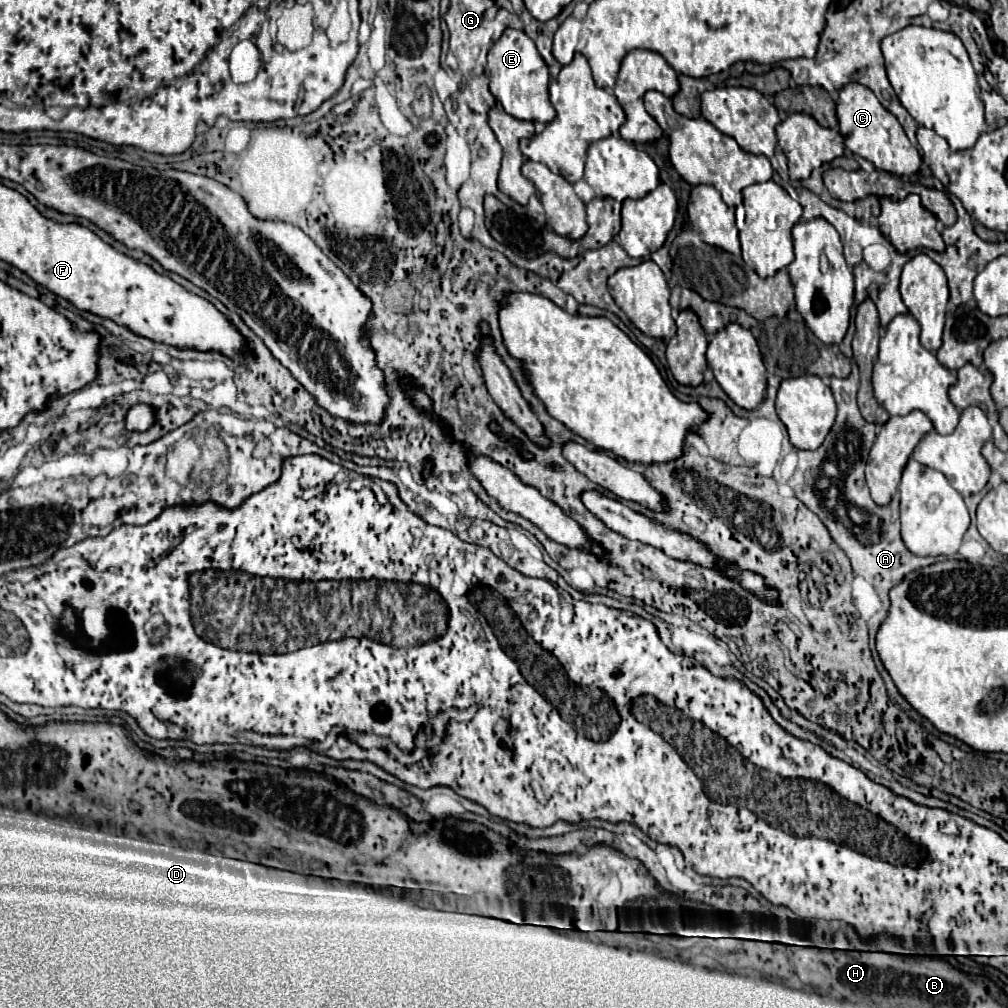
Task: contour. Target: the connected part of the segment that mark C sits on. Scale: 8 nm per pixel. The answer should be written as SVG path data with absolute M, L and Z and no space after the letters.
M860 83L844 85L836 101L836 117L840 133L844 137L844 147L854 155L868 159L876 169L892 173L896 177L912 177L920 171L922 157L918 149L912 147L898 119L880 105L876 95L868 87Z

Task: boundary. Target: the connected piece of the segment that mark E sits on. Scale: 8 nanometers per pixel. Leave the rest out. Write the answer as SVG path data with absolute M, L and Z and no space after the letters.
M506 29L502 37L488 51L488 69L490 69L490 93L502 103L504 111L516 119L542 121L548 123L556 117L556 111L548 97L548 67L540 57L534 41L524 31Z

